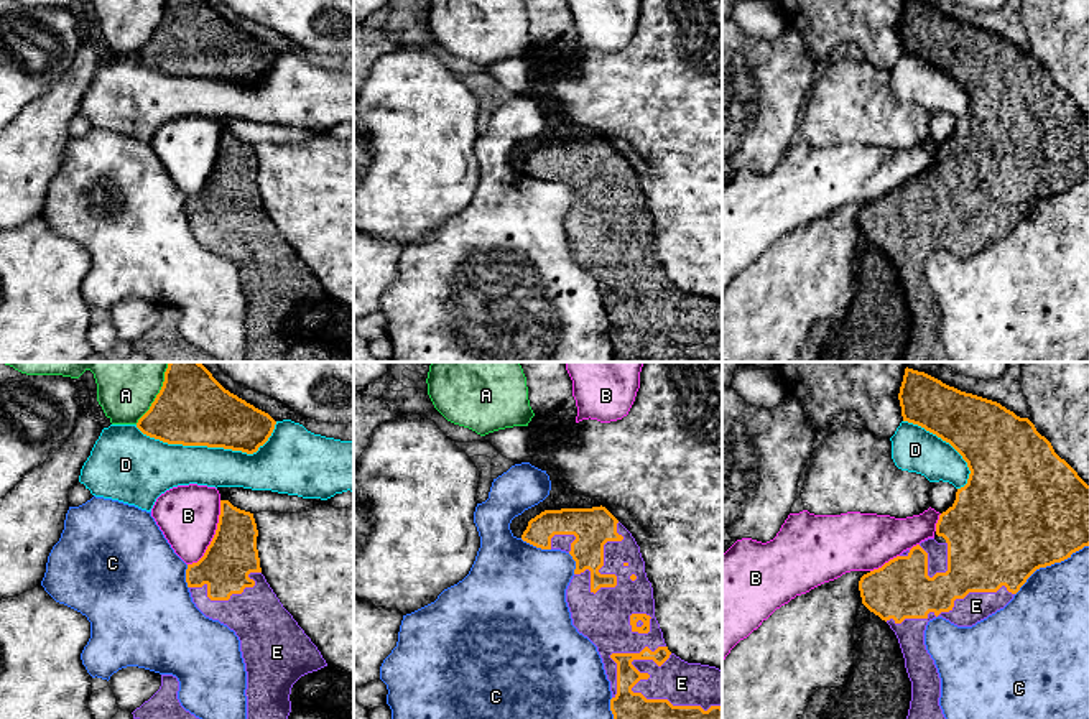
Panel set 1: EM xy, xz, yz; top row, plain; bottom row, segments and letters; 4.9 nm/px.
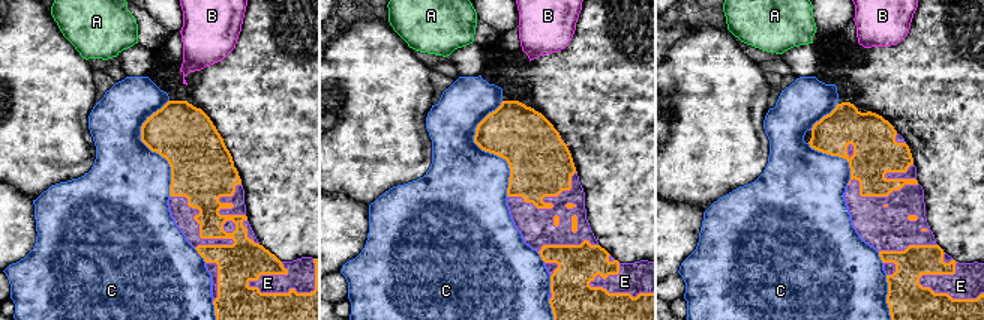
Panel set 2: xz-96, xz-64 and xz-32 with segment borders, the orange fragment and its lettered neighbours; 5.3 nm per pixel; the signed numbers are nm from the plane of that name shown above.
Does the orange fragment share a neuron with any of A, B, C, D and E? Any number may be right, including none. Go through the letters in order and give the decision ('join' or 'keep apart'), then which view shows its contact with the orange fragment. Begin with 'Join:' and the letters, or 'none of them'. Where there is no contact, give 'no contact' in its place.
Join: E
A: keep apart | xy
B: keep apart | xy
C: keep apart | yz
D: keep apart | xy
E: join | xz

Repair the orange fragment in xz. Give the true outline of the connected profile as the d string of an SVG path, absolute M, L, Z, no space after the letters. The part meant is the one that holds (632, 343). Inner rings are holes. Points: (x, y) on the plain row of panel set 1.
M605 138L544 141L528 153L521 171L541 181L566 183L576 193L566 234L572 257L597 278L602 290L612 322L614 362L722 362L722 301L688 295L668 281L655 248L653 219L640 178Z

